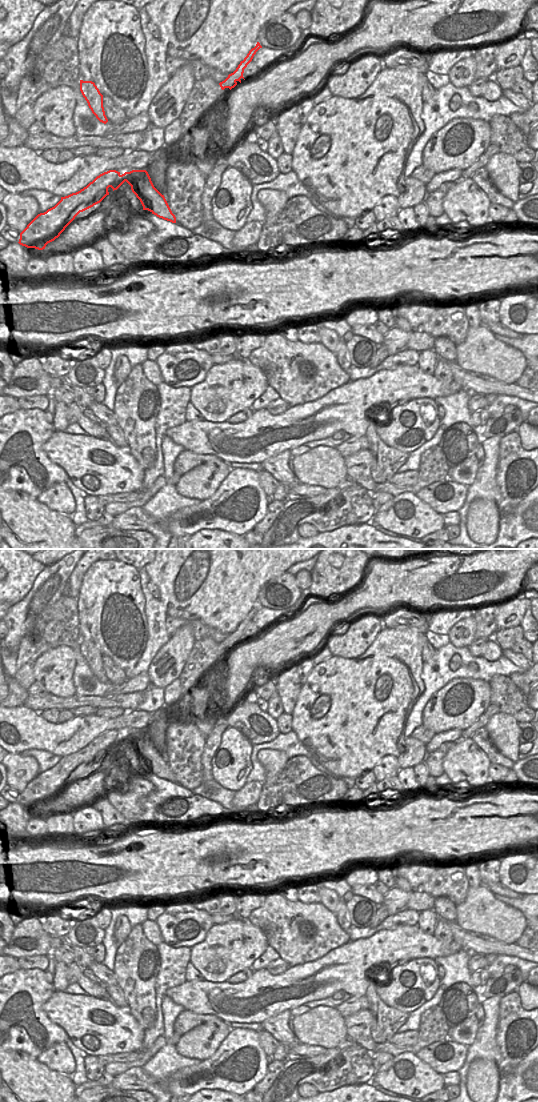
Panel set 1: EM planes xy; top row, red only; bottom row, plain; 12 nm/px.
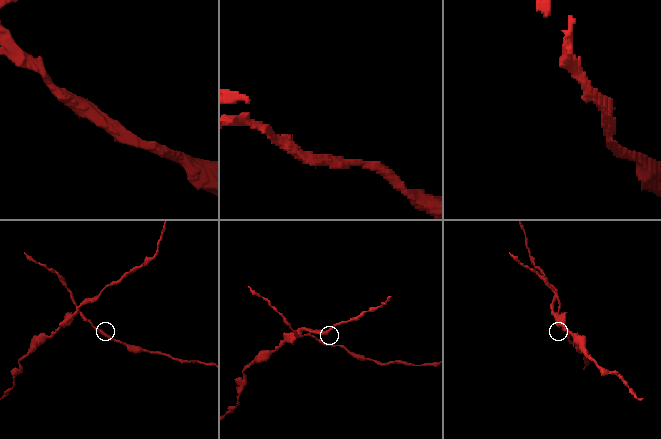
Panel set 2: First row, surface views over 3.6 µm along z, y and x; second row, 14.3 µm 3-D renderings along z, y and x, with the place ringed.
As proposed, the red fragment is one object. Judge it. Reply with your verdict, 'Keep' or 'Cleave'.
Cleave

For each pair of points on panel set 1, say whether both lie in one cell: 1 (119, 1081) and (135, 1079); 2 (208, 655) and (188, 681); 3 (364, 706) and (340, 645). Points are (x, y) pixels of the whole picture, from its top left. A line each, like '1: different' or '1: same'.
1: same
2: same
3: different

